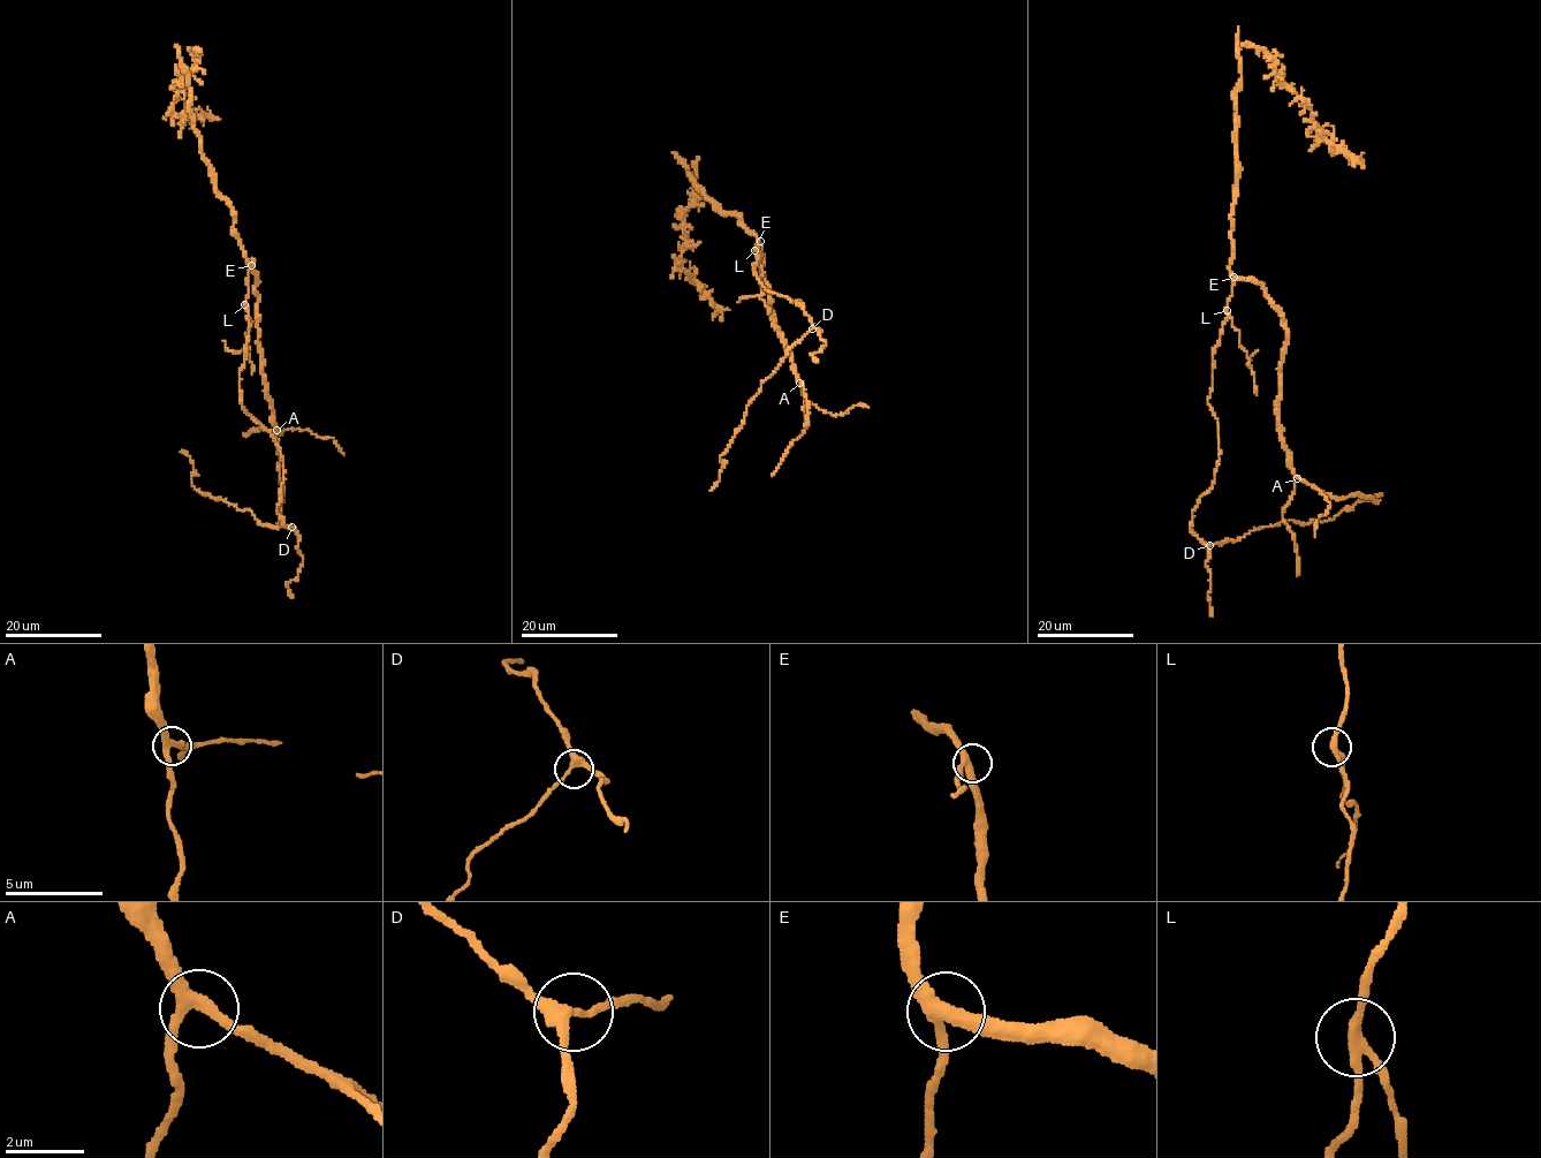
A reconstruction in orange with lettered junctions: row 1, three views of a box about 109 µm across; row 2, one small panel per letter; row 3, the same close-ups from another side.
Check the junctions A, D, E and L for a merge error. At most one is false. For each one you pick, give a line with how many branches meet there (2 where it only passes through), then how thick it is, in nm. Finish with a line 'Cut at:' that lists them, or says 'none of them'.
L: branches 3; calibre 220 nm
Cut at: L

